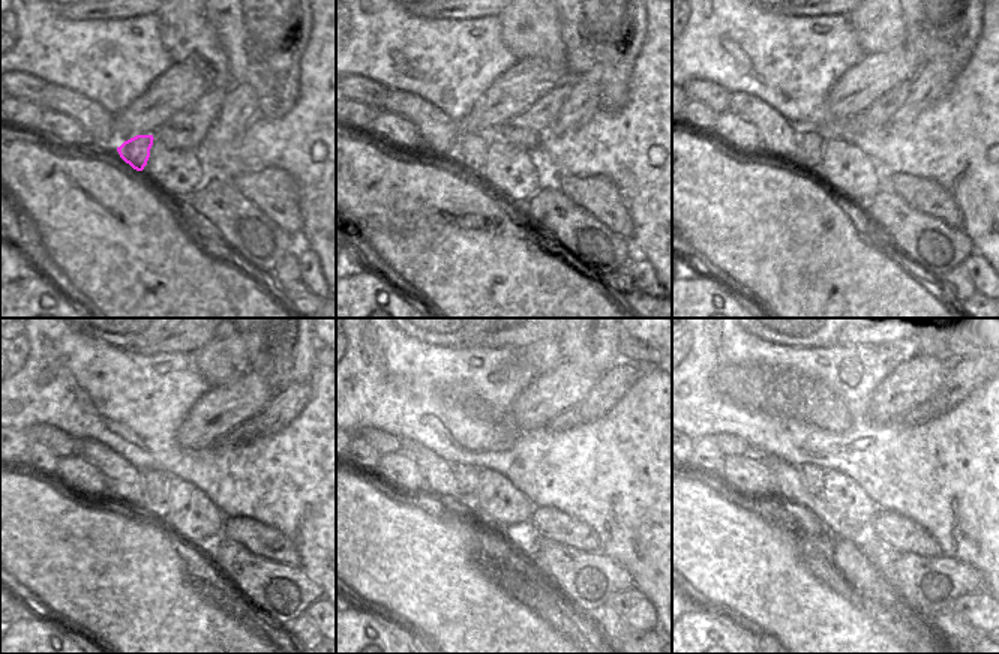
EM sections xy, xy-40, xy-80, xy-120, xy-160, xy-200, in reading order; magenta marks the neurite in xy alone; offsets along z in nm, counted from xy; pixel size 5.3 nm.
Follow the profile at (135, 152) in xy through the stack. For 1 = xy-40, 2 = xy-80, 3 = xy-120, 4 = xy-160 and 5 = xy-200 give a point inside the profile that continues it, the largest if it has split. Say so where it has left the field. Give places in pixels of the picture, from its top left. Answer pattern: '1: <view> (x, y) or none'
1: xy-40 (471, 152)
2: xy-80 (807, 155)
3: xy-120 (131, 489)
4: xy-160 (467, 476)
5: xy-200 (812, 476)

